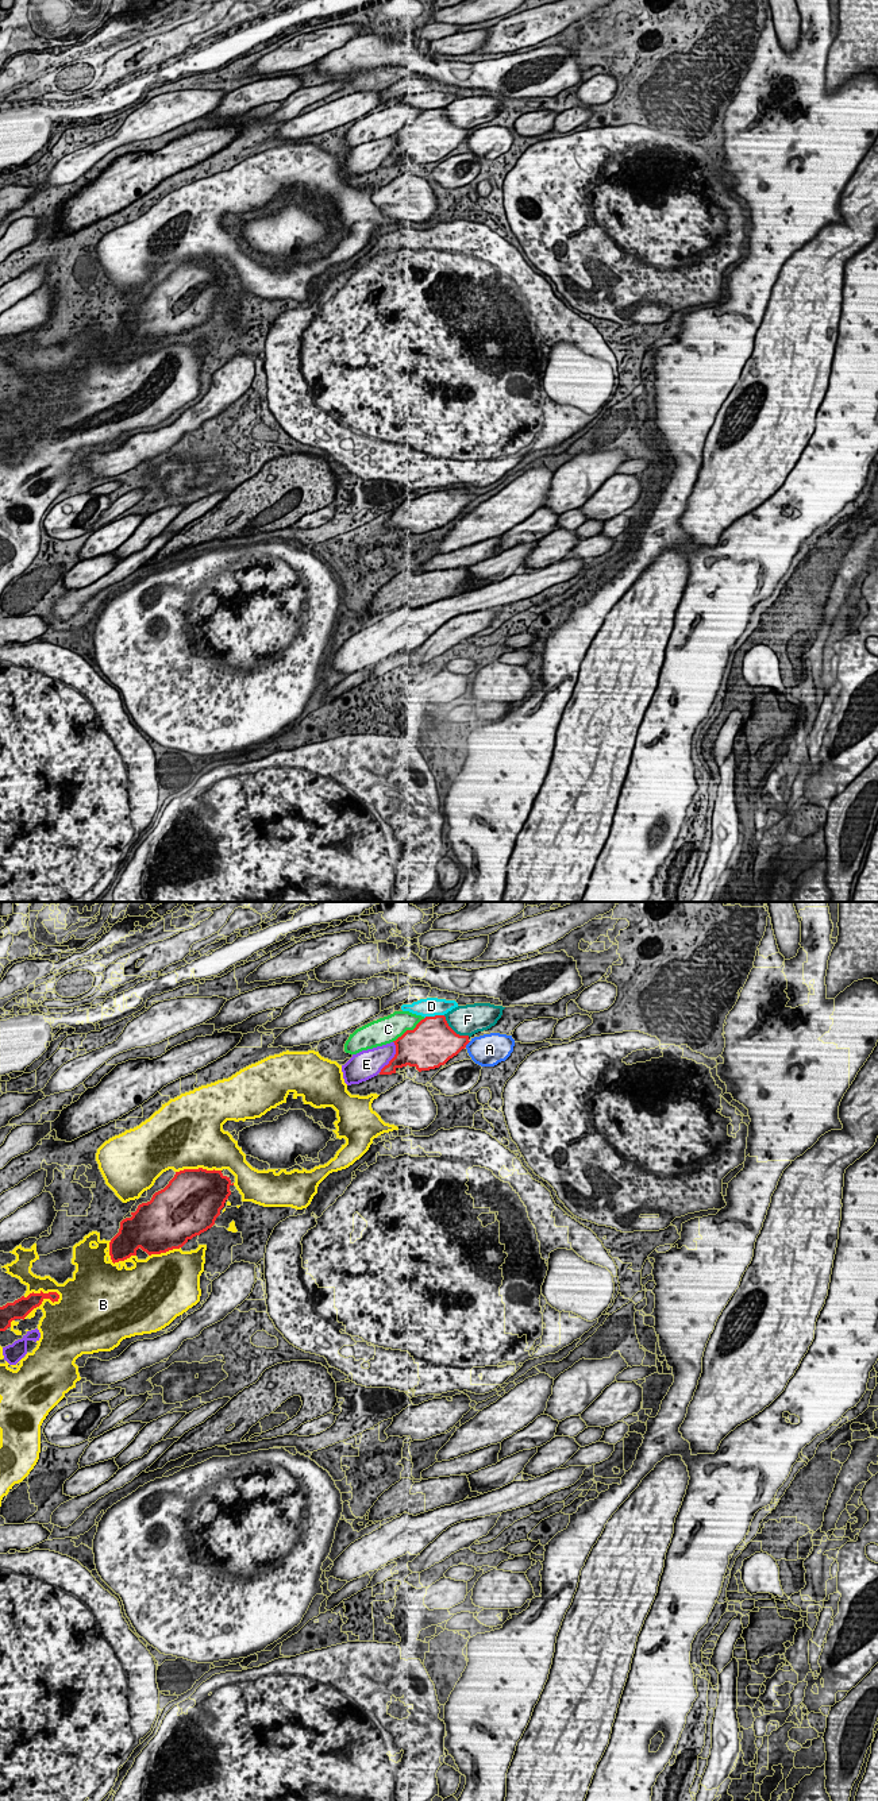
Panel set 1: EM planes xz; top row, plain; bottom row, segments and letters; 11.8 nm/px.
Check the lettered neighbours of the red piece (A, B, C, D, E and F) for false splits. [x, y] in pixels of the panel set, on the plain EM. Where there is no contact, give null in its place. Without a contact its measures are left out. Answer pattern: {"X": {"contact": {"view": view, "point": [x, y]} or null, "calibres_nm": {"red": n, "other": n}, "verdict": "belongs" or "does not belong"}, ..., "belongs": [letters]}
{"A": {"contact": {"view": "xz", "point": [468, 135]}, "calibres_nm": {"red": 320, "other": 380}, "verdict": "does not belong"}, "B": {"contact": {"view": "xz", "point": [42, 393]}, "calibres_nm": {"red": 220, "other": 340}, "verdict": "does not belong"}, "C": {"contact": {"view": "xz", "point": [408, 123]}, "calibres_nm": {"red": 480, "other": 320}, "verdict": "does not belong"}, "D": {"contact": {"view": "xz", "point": [435, 108]}, "calibres_nm": {"red": 460, "other": 220}, "verdict": "does not belong"}, "E": {"contact": {"view": "xz", "point": [393, 150]}, "calibres_nm": {"red": 400, "other": 280}, "verdict": "does not belong"}, "F": {"contact": {"view": "xz", "point": [453, 123]}, "calibres_nm": {"red": 500, "other": 360}, "verdict": "does not belong"}, "belongs": []}

